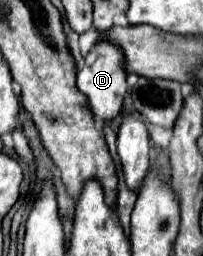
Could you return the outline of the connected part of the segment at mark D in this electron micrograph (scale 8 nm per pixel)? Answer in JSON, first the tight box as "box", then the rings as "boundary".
{"box":[77,40,127,122],"boundary":[[[99,40],[93,44],[93,48],[89,50],[87,58],[85,58],[85,66],[79,70],[77,74],[77,88],[79,92],[83,92],[89,98],[89,106],[91,112],[95,114],[95,118],[99,122],[111,120],[121,112],[121,104],[123,104],[123,96],[127,92],[127,70],[123,64],[123,50],[113,44],[111,40]]]}

